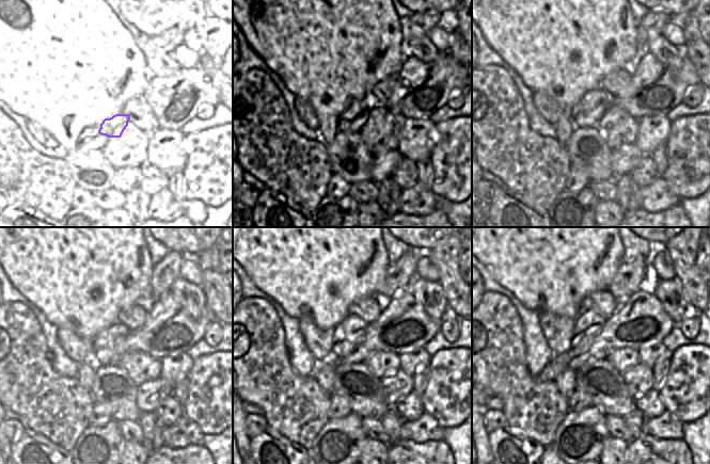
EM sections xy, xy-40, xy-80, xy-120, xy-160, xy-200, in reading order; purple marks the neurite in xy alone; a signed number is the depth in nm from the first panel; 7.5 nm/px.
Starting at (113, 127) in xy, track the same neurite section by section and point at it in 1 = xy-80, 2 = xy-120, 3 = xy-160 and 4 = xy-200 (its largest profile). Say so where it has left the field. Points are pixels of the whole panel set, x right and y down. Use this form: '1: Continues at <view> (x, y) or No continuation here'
1: Continues at xy-80 (592, 107)
2: Continues at xy-120 (101, 355)
3: Continues at xy-160 (352, 326)
4: Continues at xy-200 (588, 322)

